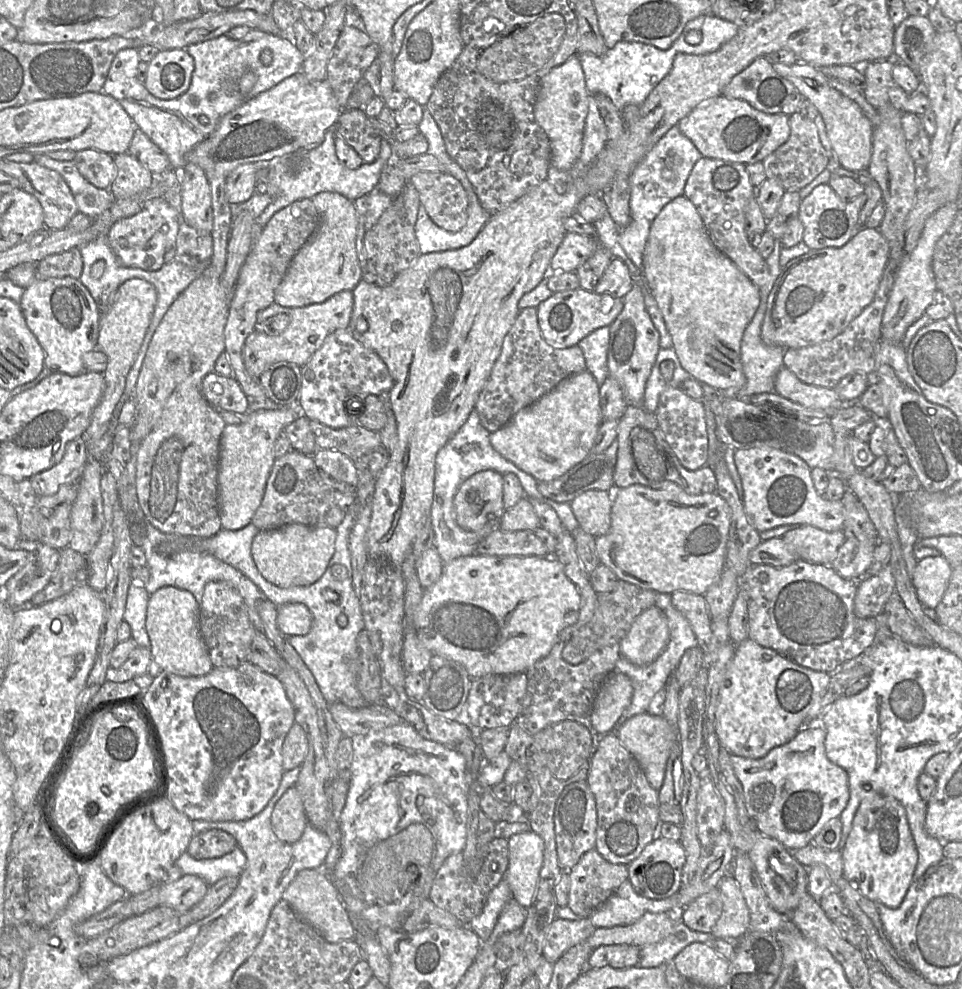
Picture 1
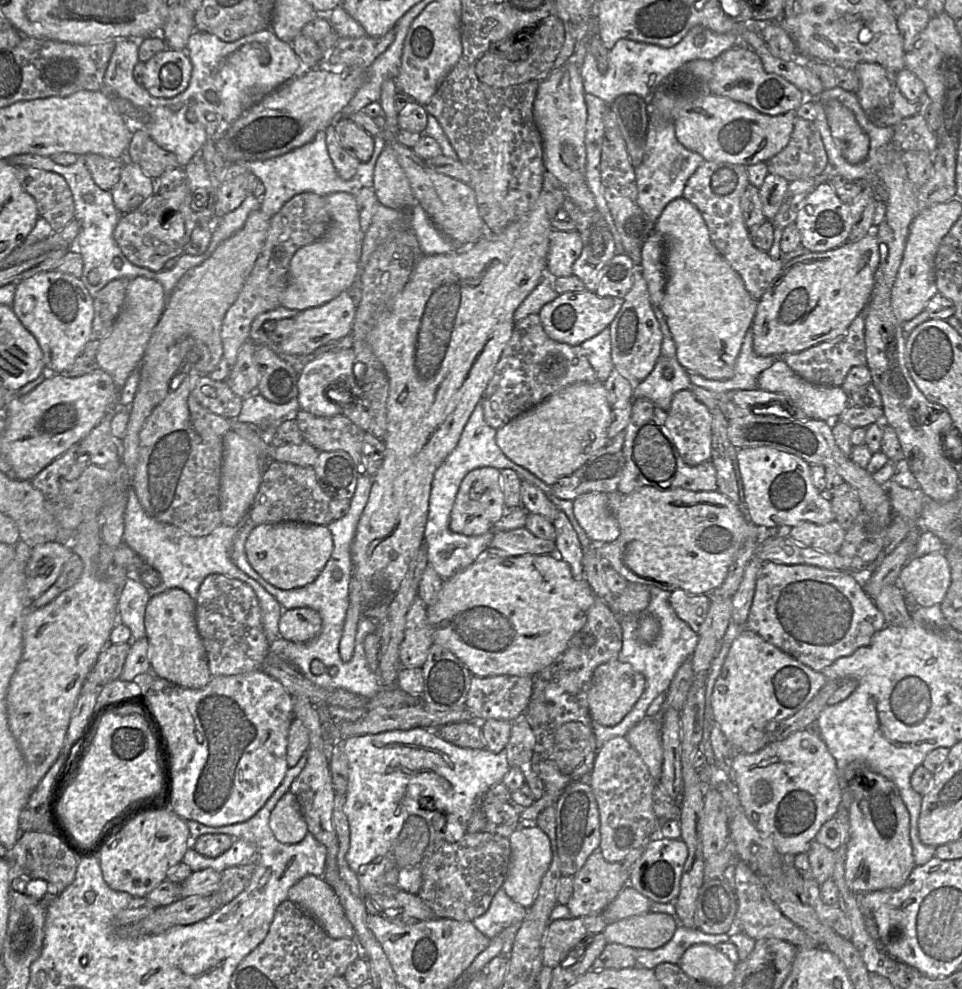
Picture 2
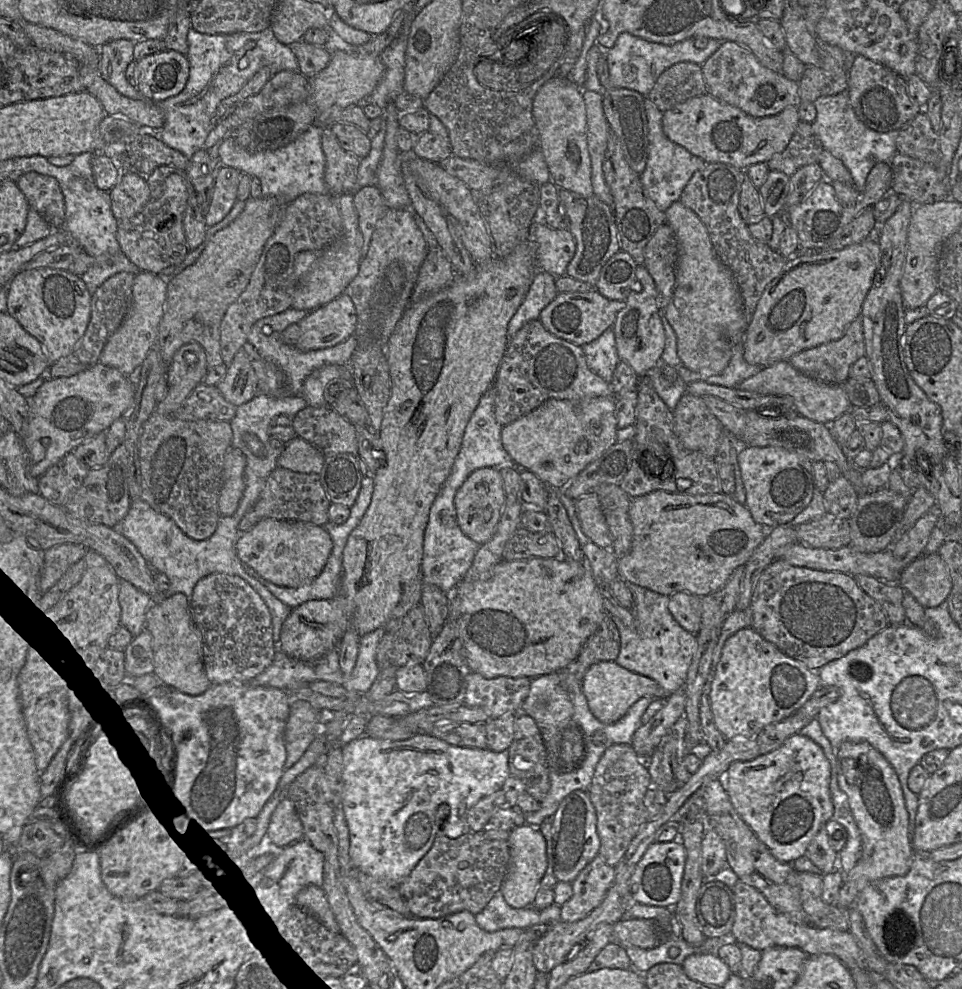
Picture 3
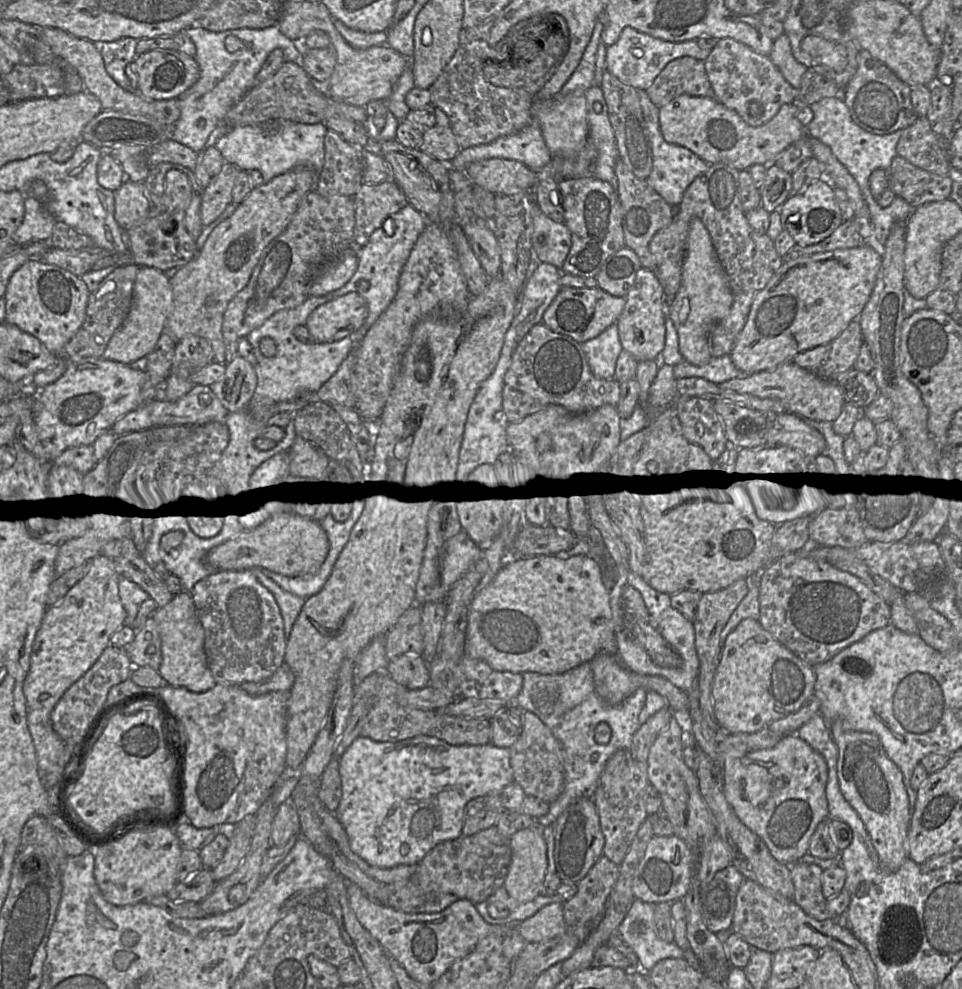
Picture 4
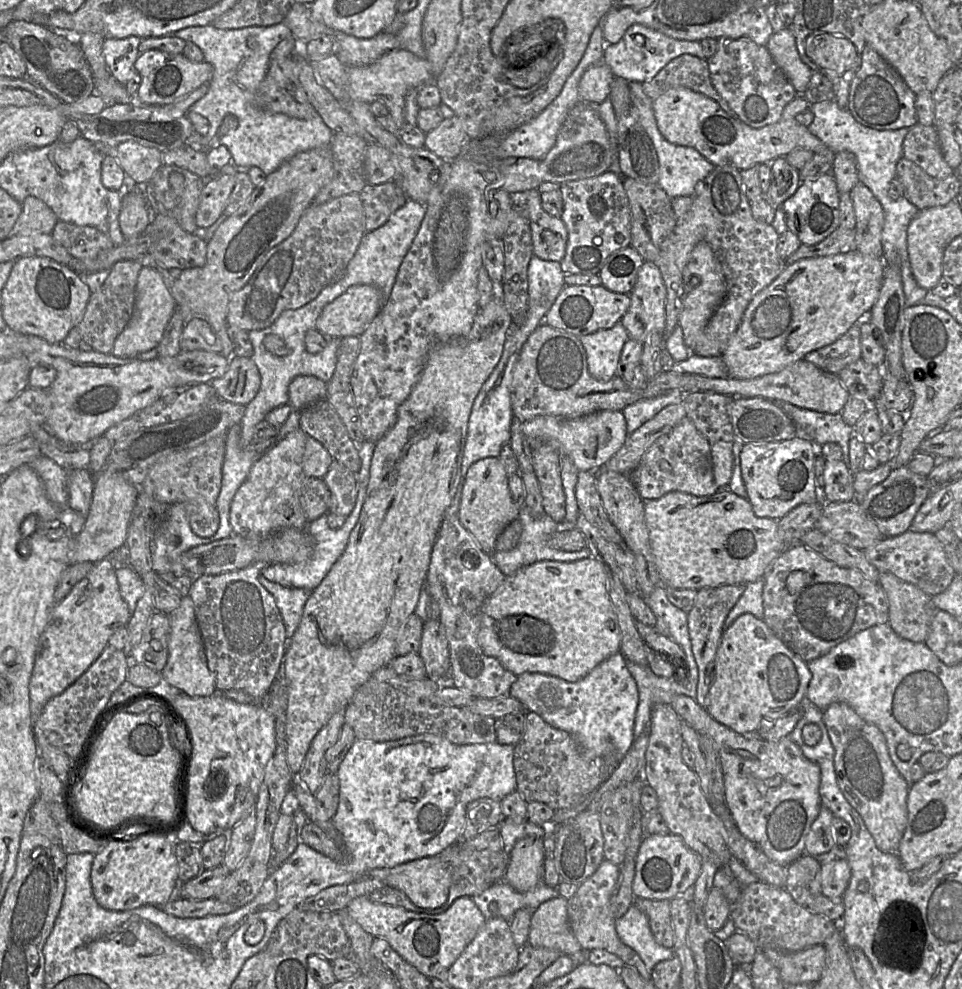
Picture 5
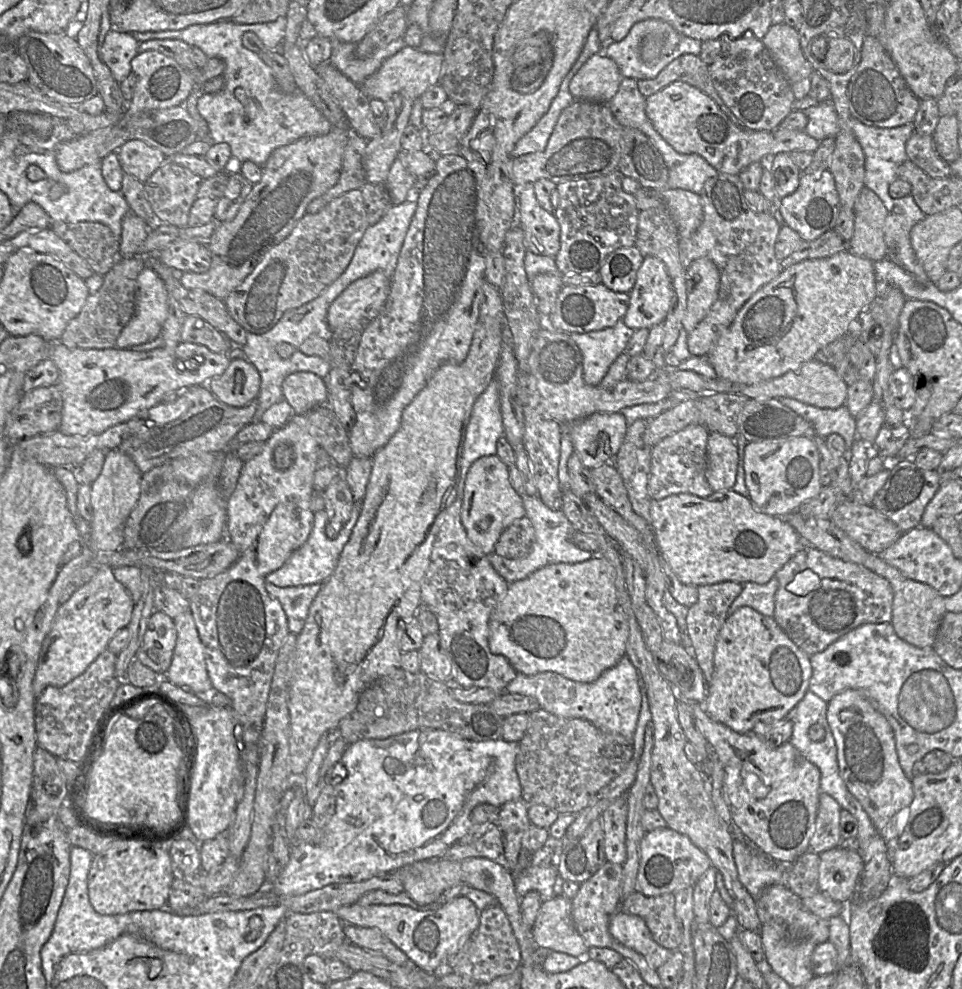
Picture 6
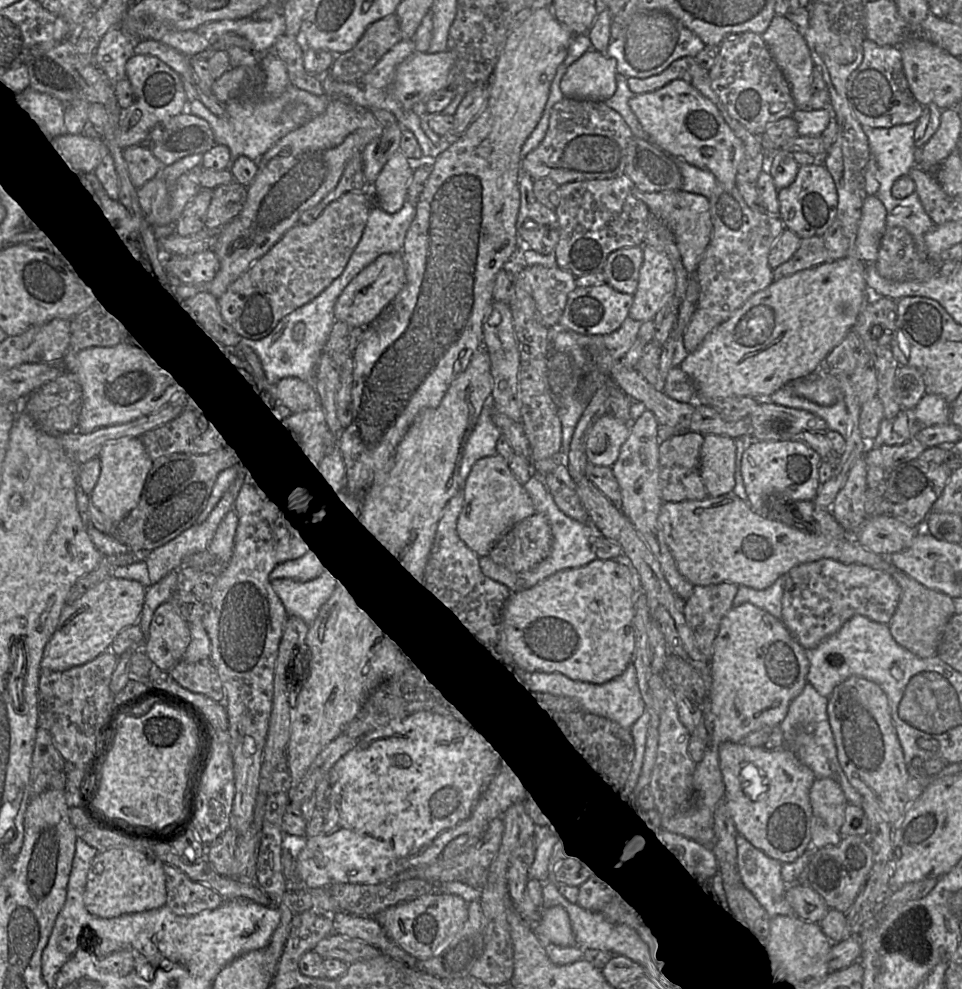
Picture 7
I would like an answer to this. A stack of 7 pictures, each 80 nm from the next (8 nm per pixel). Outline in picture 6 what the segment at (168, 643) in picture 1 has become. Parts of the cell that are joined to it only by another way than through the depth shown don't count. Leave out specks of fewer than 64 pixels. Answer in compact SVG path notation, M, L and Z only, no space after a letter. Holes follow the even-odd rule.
M191 610L174 619L177 640L171 665L165 676L167 680L195 694L208 694L213 688L210 681L204 646L194 622Z

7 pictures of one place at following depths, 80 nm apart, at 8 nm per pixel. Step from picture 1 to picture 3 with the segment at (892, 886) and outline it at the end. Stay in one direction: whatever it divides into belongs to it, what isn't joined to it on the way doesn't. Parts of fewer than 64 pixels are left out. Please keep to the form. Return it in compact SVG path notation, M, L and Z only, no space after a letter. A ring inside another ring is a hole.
M846 741L837 752L838 783L848 797L862 838L862 853L853 869L844 875L836 906L847 909L871 882L904 876L911 868L914 849L909 834L909 813L898 775L888 760L870 743Z

